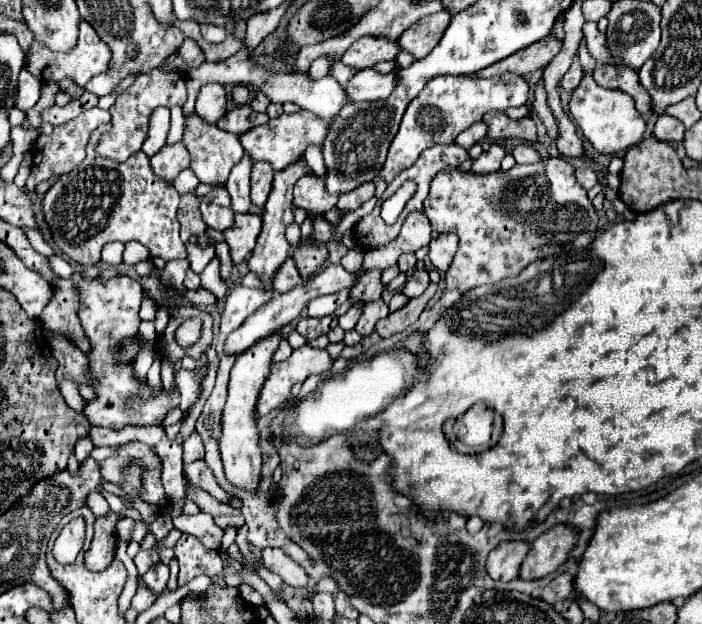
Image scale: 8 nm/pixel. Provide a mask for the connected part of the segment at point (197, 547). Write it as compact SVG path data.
M183 533L173 548L179 564L178 586L190 582L194 576L222 574L222 558L218 552L206 550L198 538Z

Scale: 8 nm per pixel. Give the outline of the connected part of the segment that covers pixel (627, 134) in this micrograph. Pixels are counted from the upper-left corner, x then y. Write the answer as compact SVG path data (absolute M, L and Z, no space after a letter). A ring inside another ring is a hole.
M584 40L578 48L578 56L580 56L584 76L582 76L580 86L572 90L572 96L570 96L570 102L568 102L570 116L582 128L582 134L588 138L588 142L594 146L594 150L598 154L622 154L630 146L634 146L642 140L642 134L646 130L646 122L642 120L642 116L634 108L632 96L628 96L620 90L608 90L608 88L602 88L602 86L596 84L596 80L592 78L596 60L584 48Z

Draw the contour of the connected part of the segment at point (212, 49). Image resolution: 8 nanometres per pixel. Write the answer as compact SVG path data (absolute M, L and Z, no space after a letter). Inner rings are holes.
M228 38L222 44L208 44L200 40L200 48L206 54L206 62L224 62L230 56L234 56L242 46L242 41L236 38Z

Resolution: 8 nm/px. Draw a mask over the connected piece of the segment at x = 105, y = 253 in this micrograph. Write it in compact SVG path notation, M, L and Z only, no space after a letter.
M122 242L106 244L104 250L102 250L102 262L110 264L110 266L120 266L122 264L122 252L124 252L124 244Z

